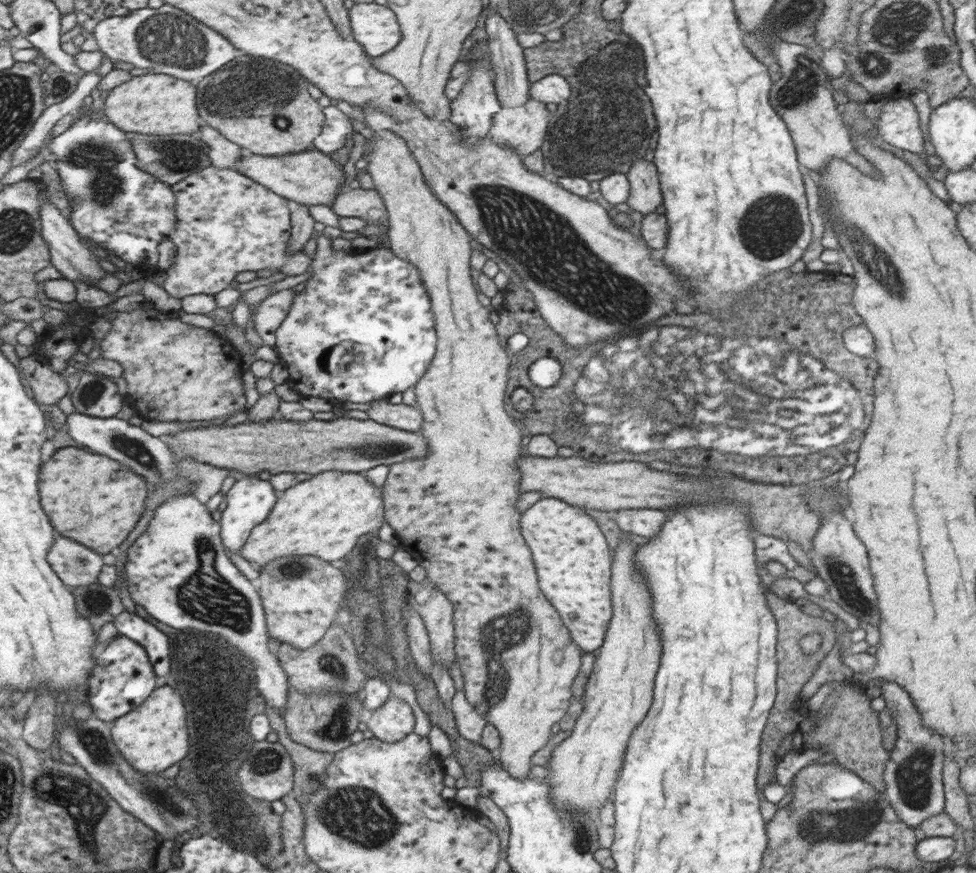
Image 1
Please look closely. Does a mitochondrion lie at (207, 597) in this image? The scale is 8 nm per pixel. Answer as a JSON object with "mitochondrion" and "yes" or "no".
{"mitochondrion":"yes"}

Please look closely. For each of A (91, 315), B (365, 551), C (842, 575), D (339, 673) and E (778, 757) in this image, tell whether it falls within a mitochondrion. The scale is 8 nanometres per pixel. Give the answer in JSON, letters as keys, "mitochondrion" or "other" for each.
{"A":"other","B":"other","C":"mitochondrion","D":"mitochondrion","E":"other"}

